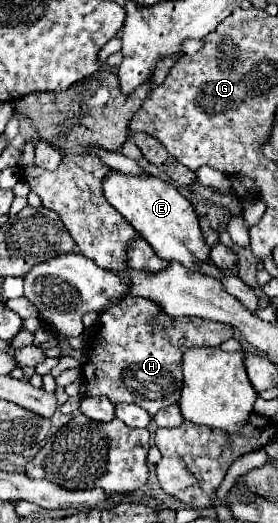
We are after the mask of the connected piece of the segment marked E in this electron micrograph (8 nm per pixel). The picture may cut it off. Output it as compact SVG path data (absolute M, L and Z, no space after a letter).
M111 171L103 177L101 187L111 207L133 225L133 229L155 249L161 259L181 261L193 271L199 271L197 263L207 261L209 247L203 243L197 215L175 185L153 175L125 175L121 171Z

